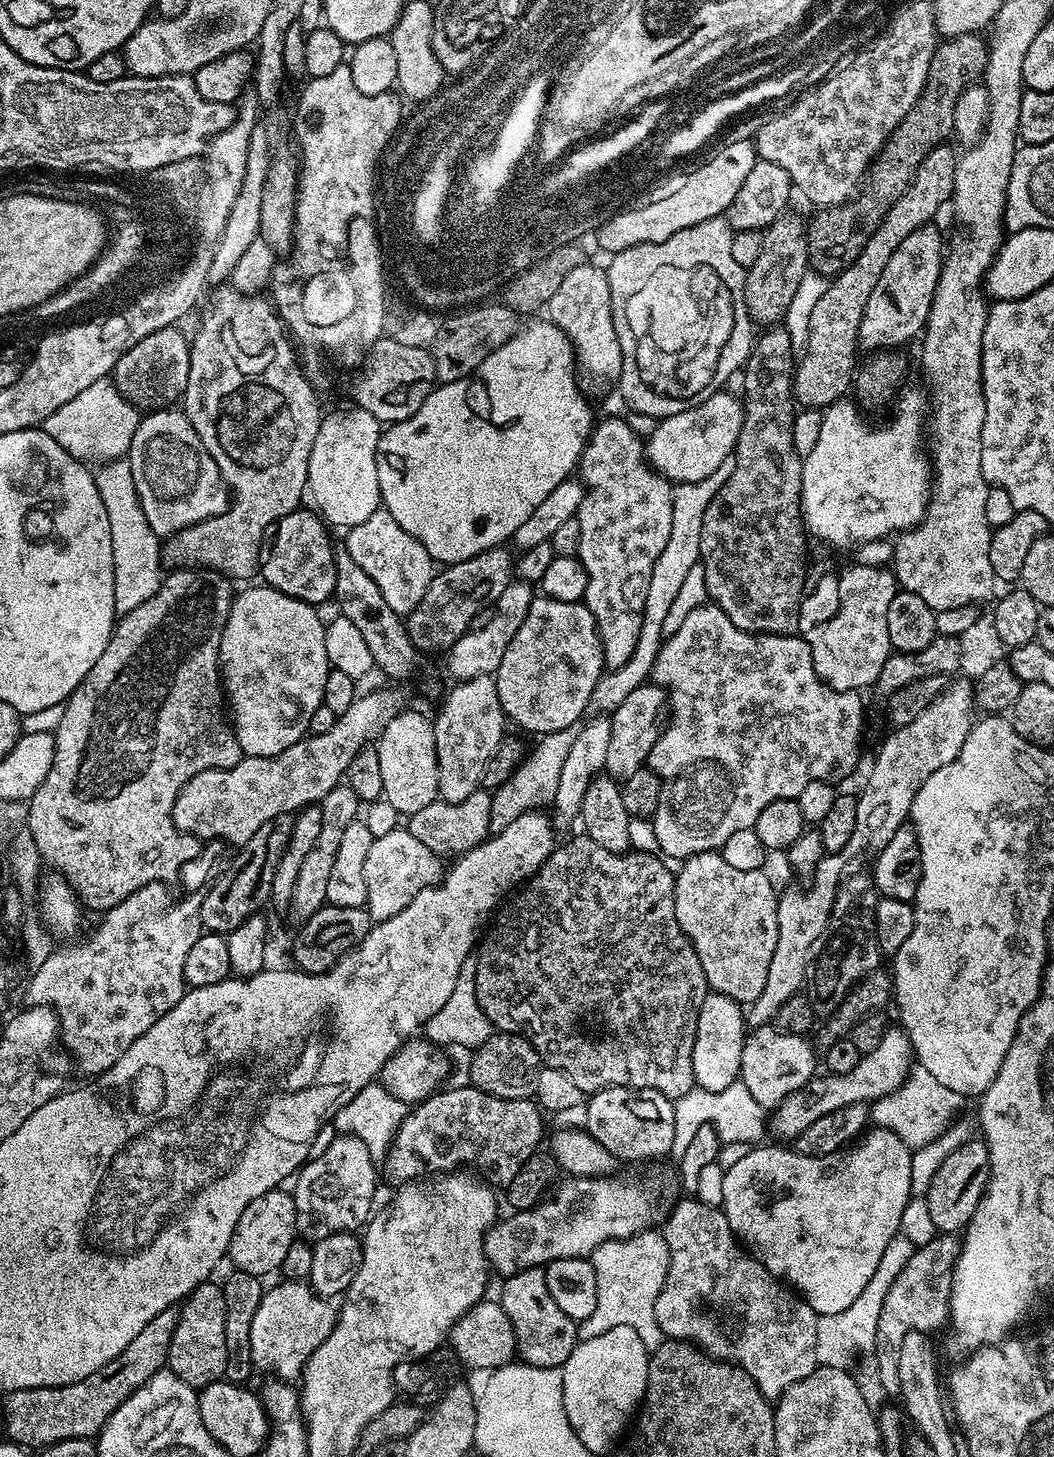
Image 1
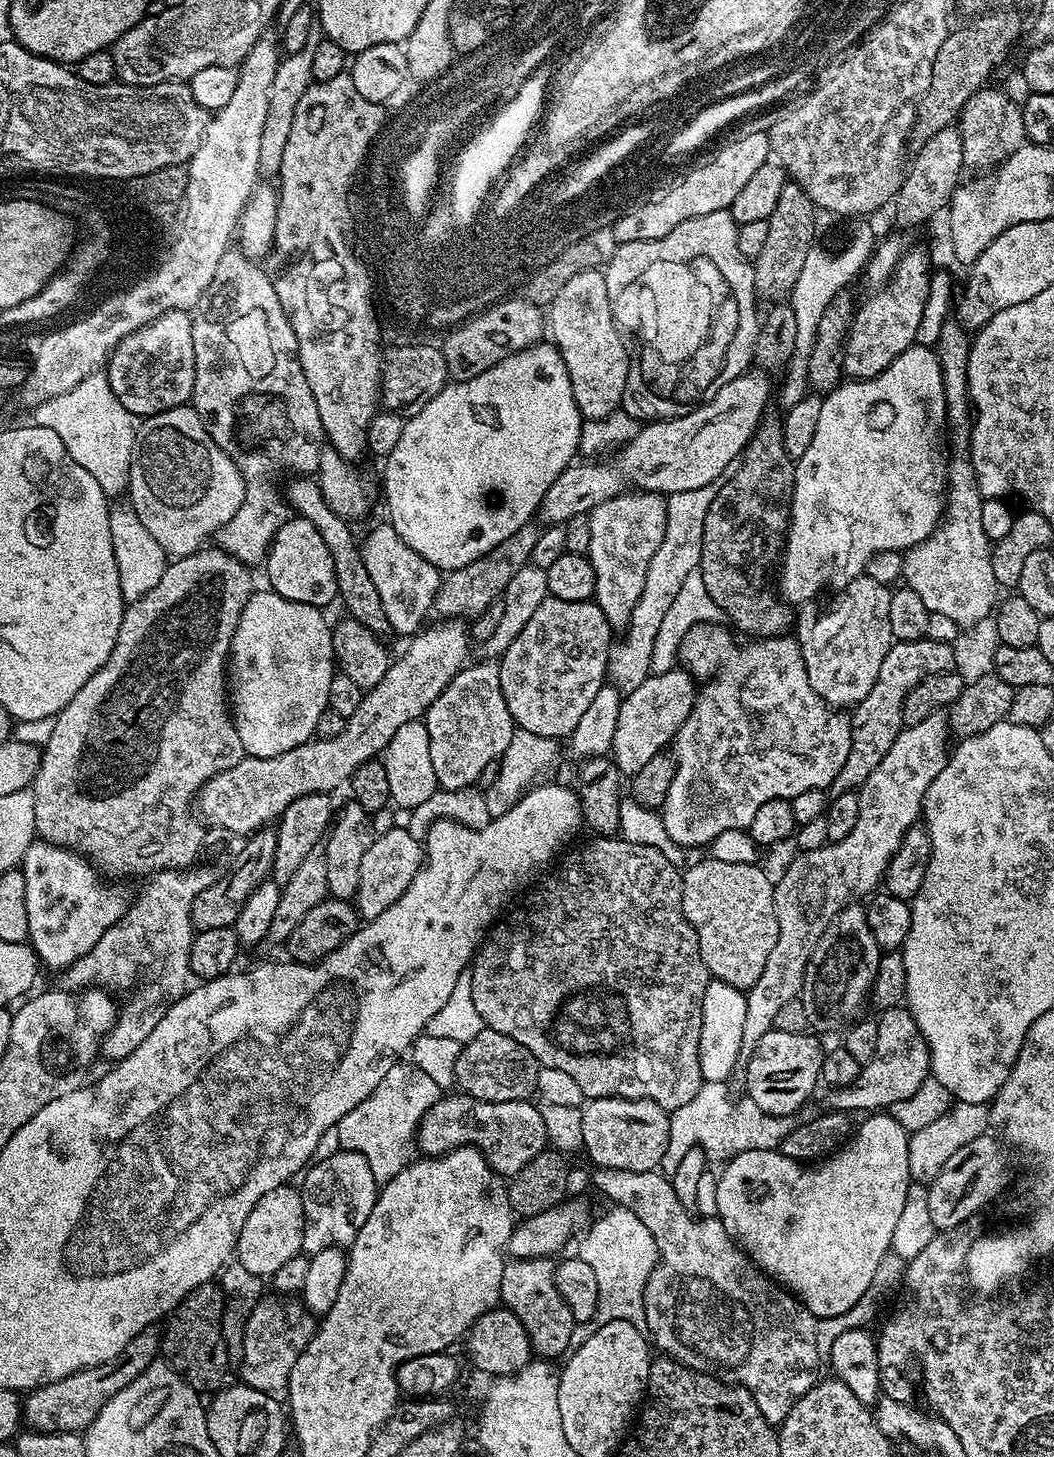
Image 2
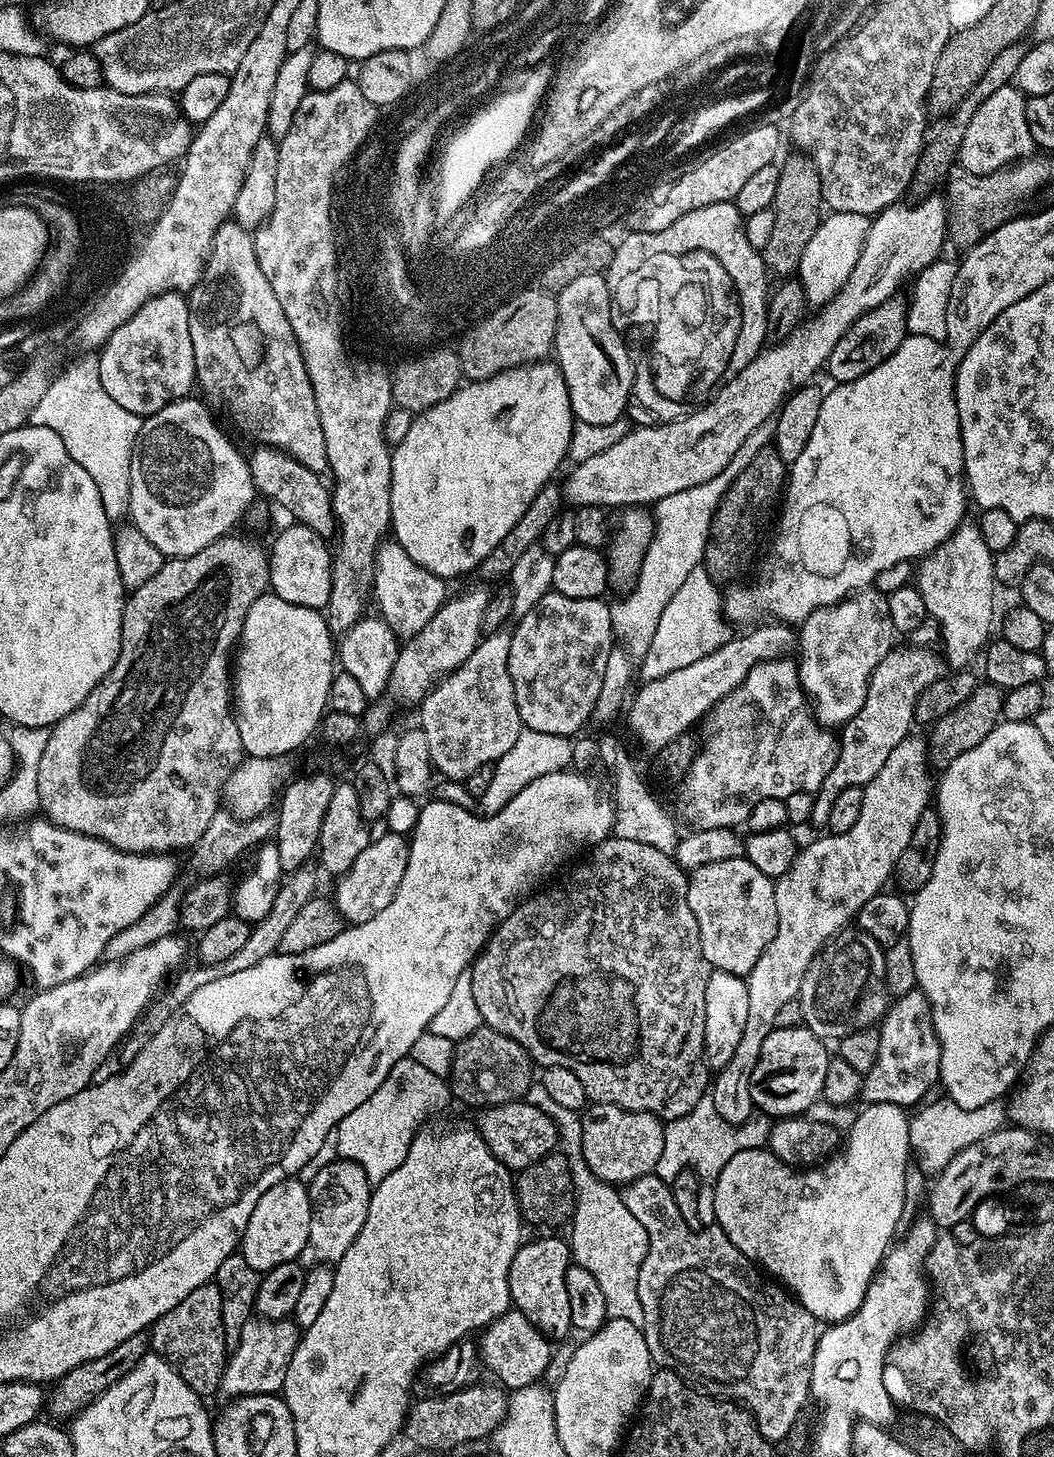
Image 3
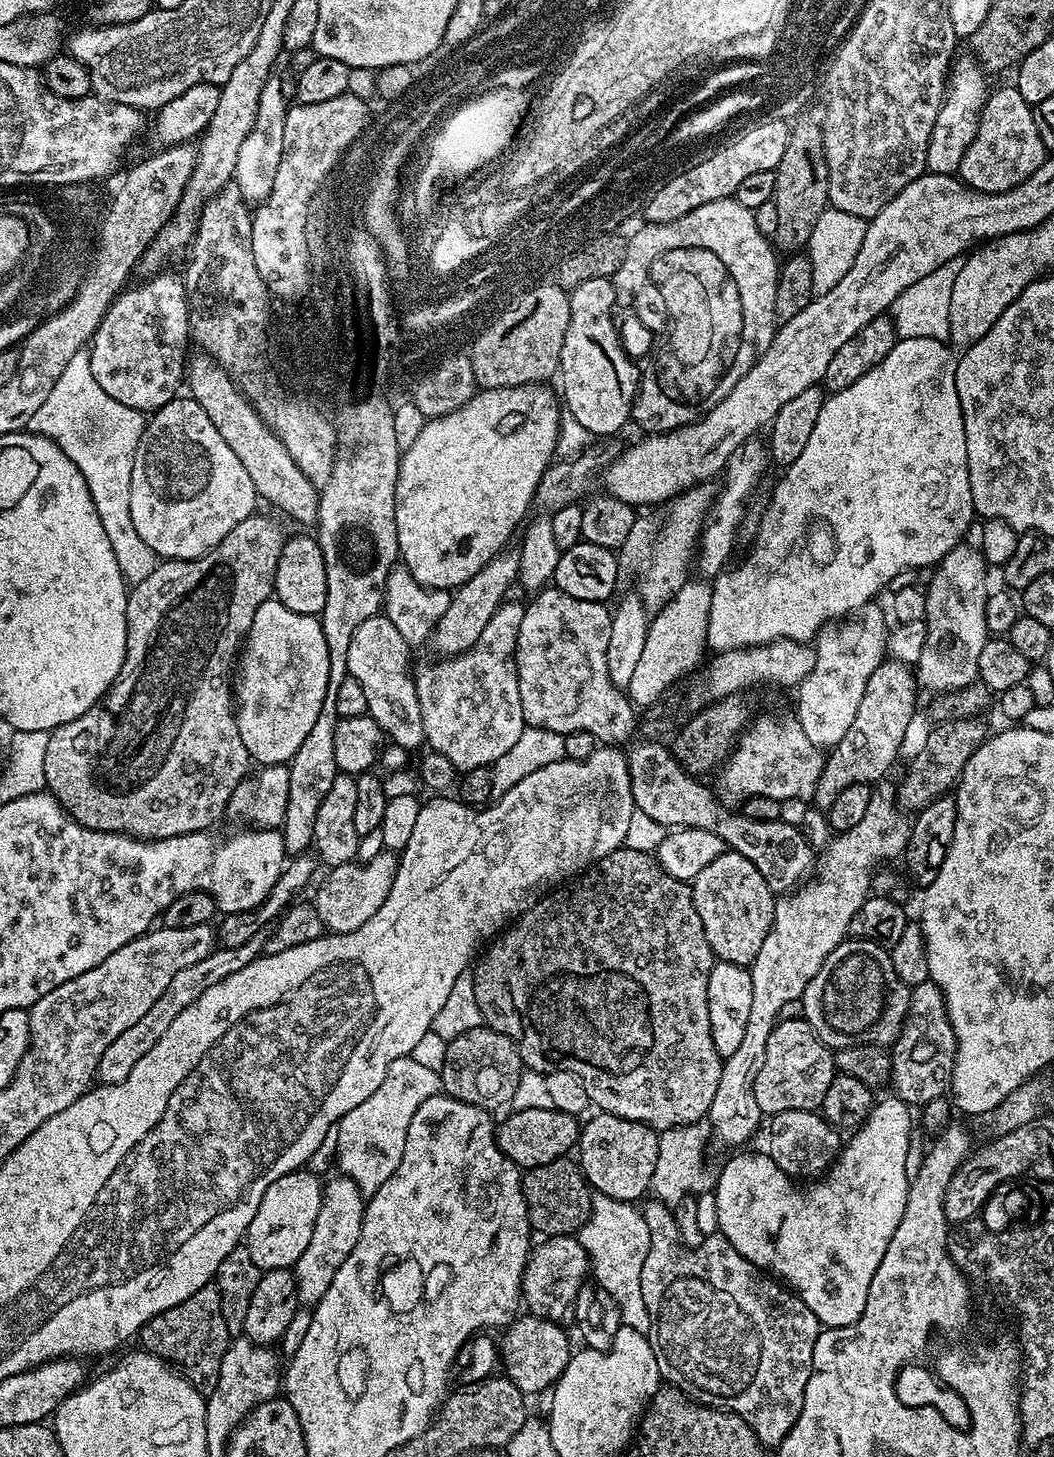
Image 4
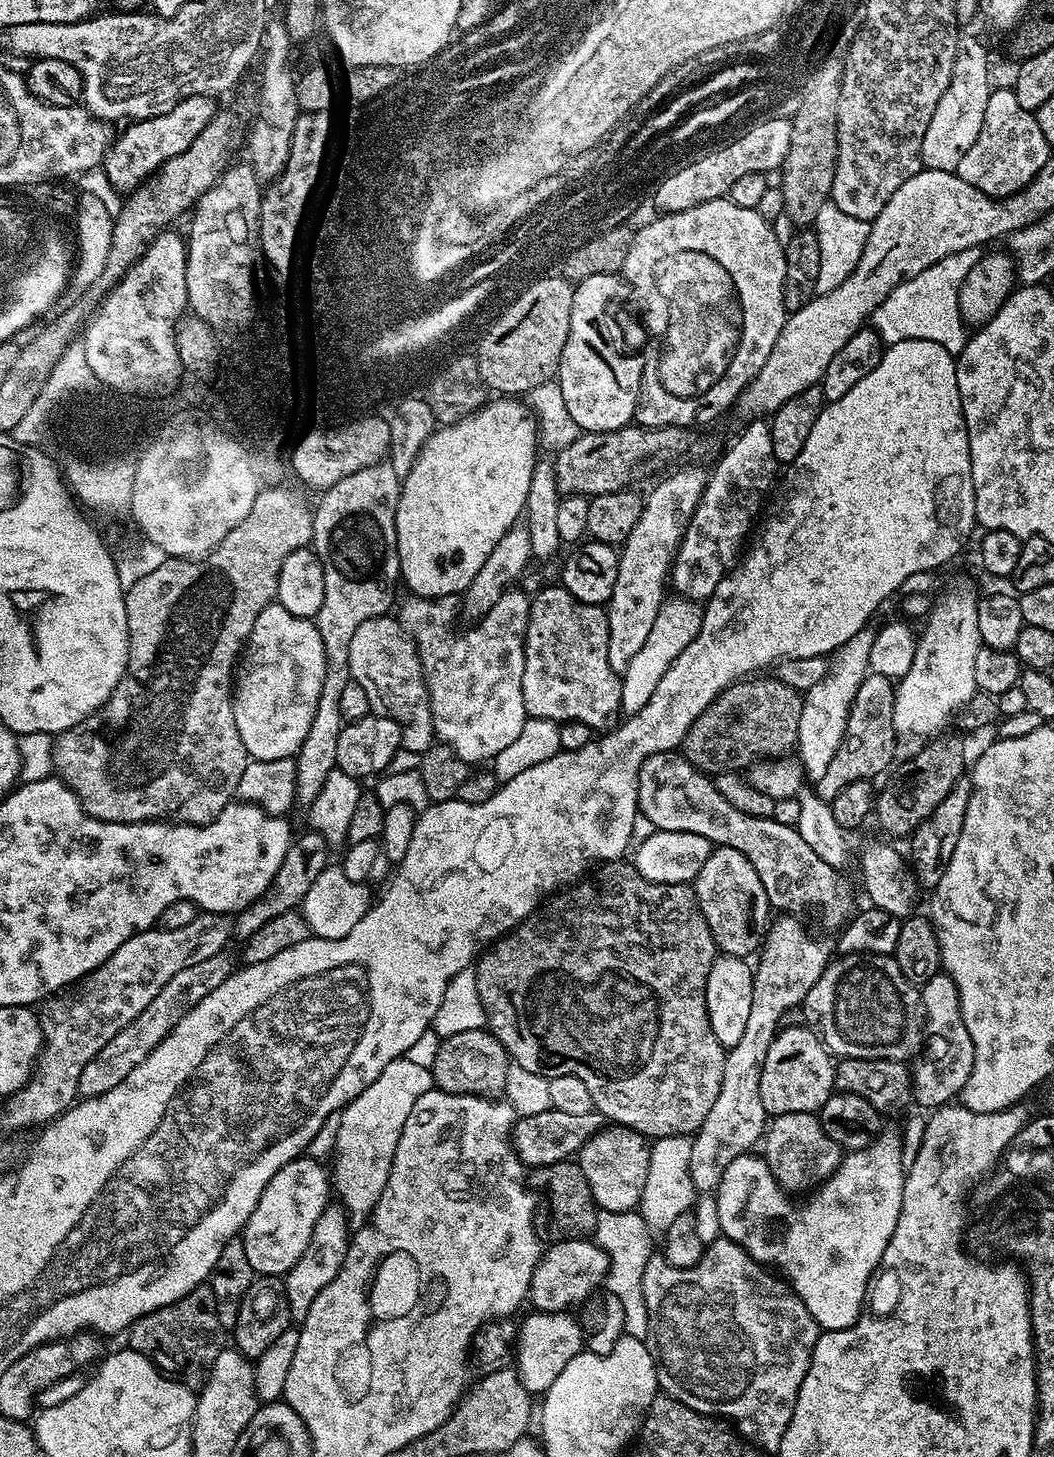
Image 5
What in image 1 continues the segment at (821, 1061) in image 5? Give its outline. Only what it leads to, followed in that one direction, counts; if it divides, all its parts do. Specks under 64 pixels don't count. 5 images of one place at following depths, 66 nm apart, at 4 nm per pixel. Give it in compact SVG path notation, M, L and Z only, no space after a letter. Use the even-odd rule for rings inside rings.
M775 1026L752 1028L744 1037L739 1081L745 1084L755 1102L766 1110L778 1107L787 1096L794 1094L794 1090L806 1086L817 1072L817 1051L805 1037L782 1032Z

